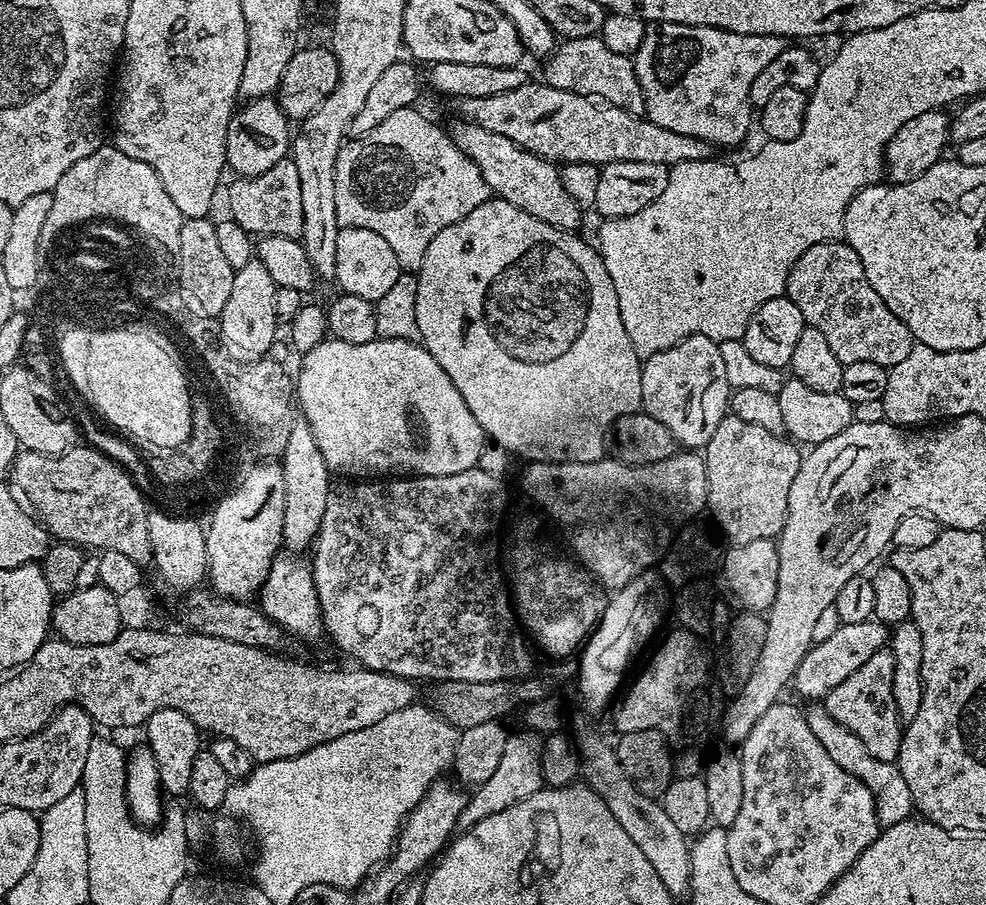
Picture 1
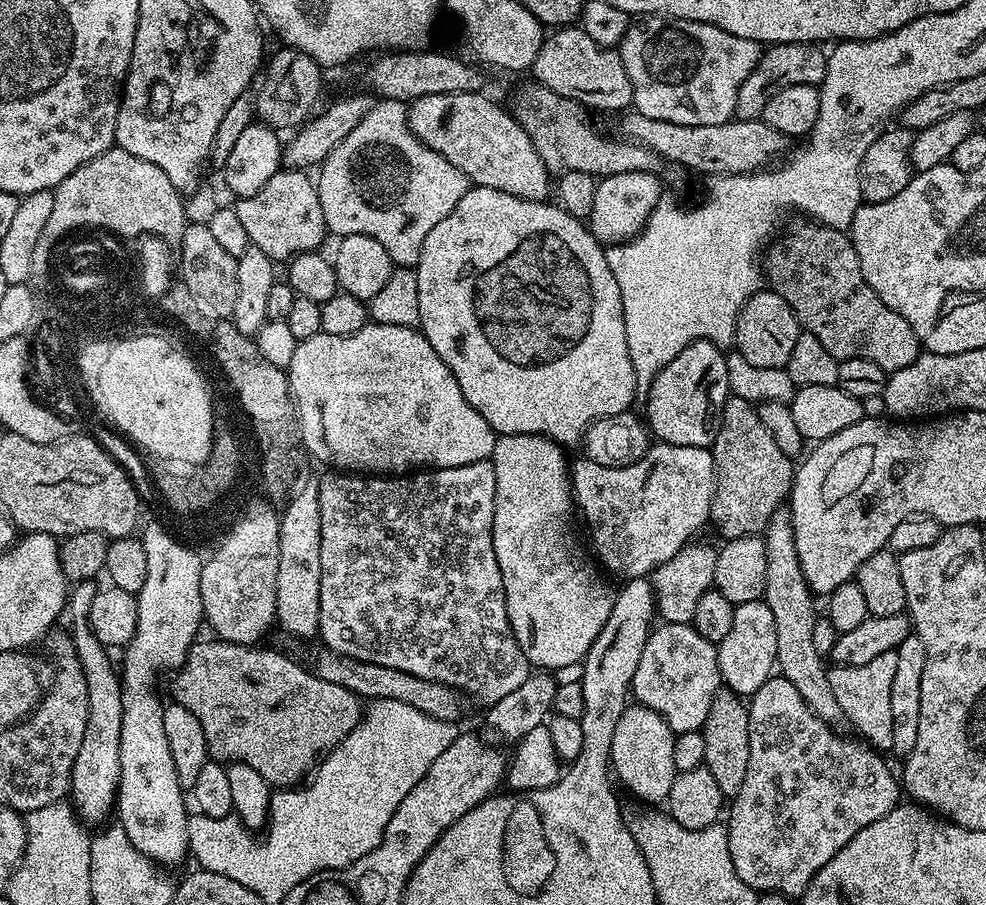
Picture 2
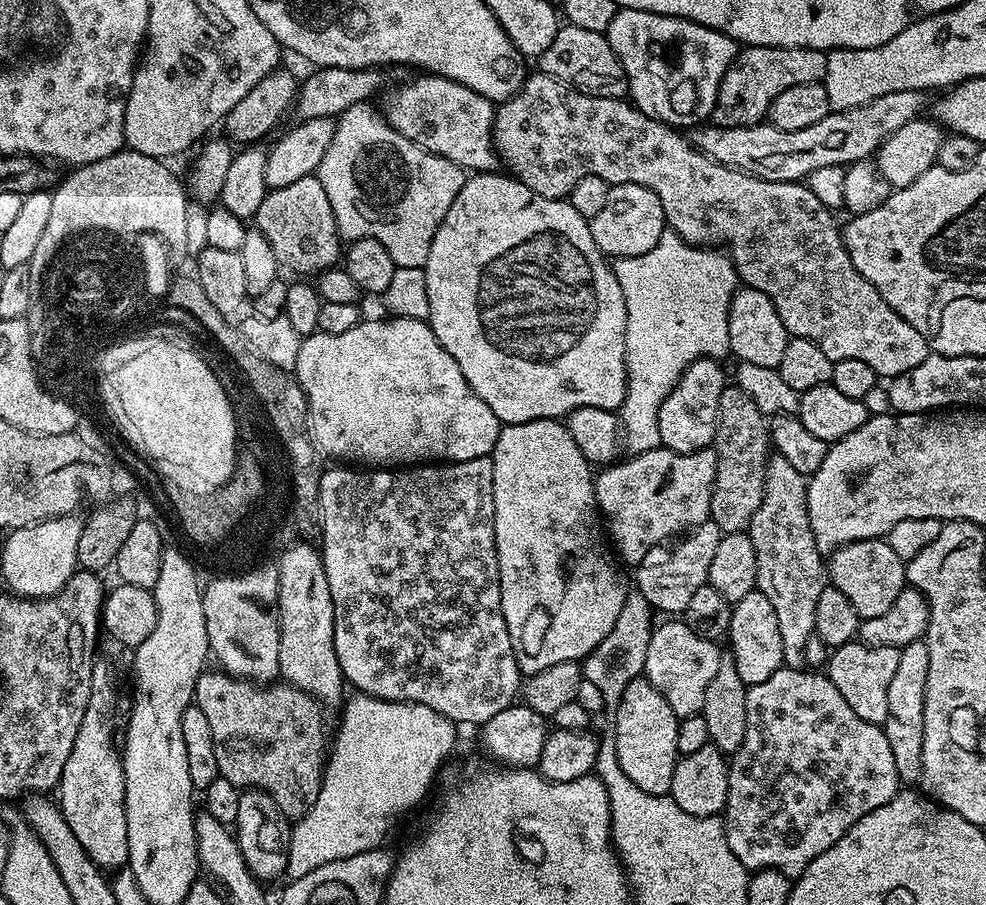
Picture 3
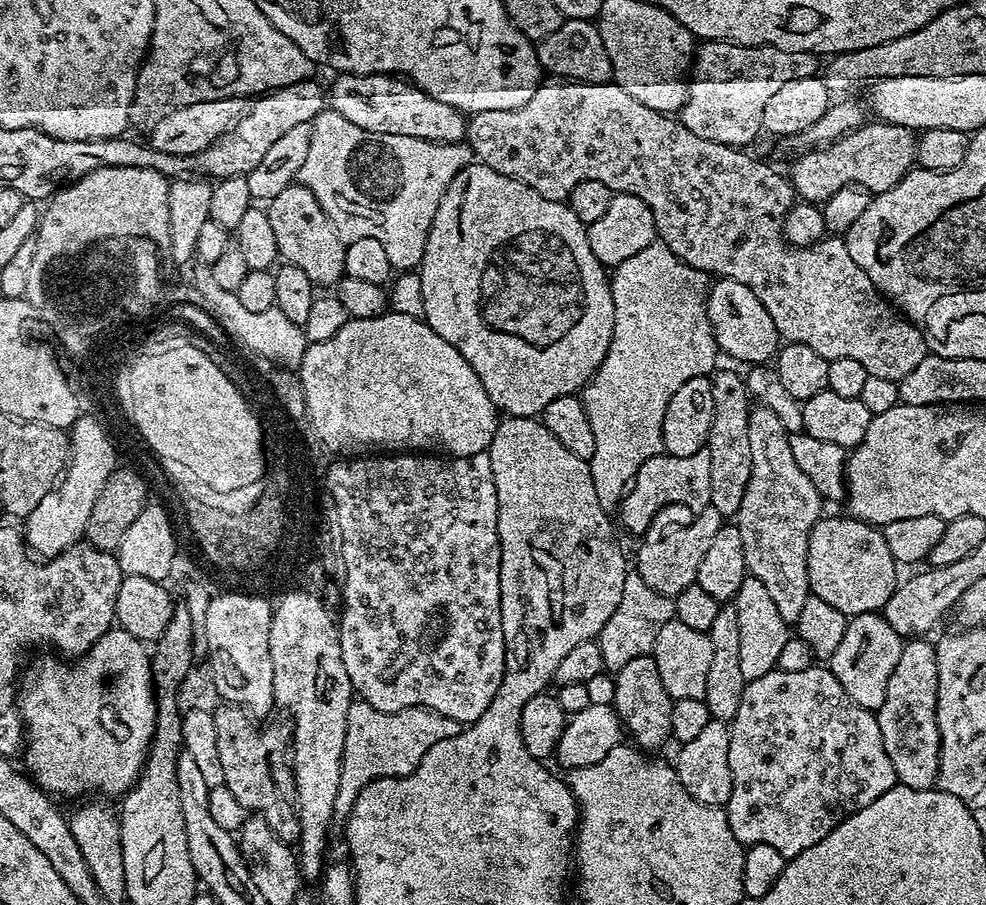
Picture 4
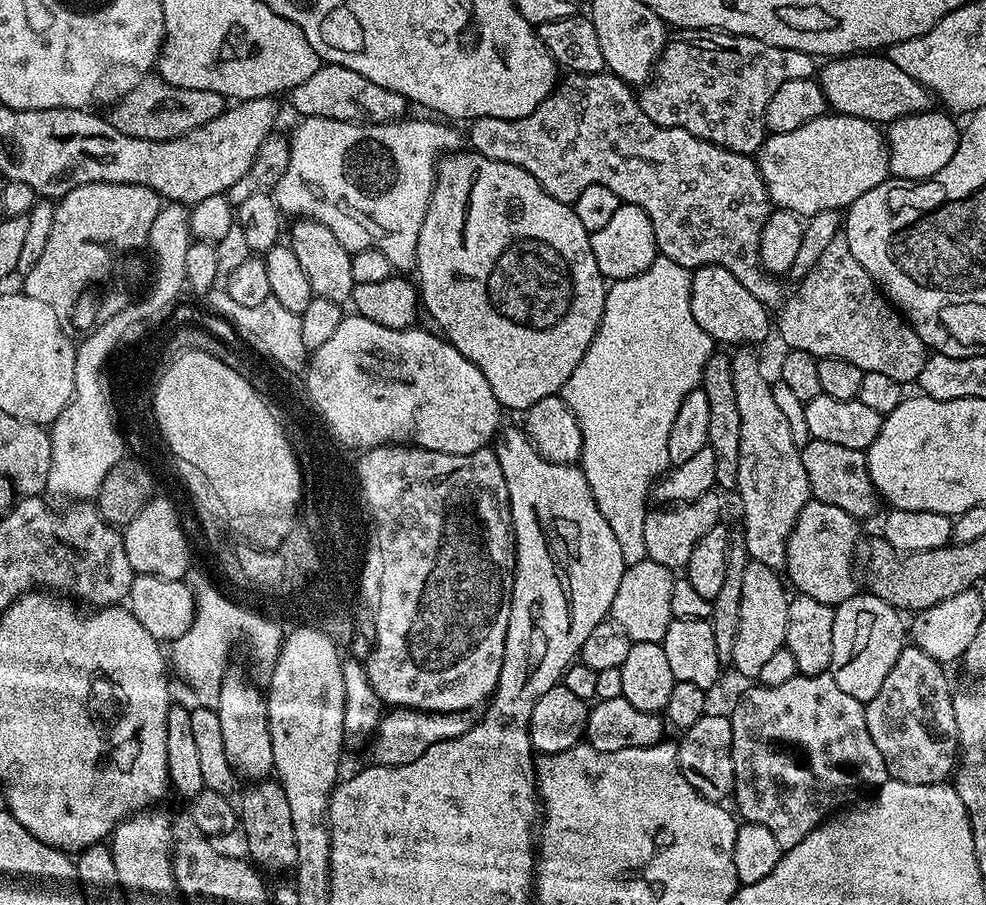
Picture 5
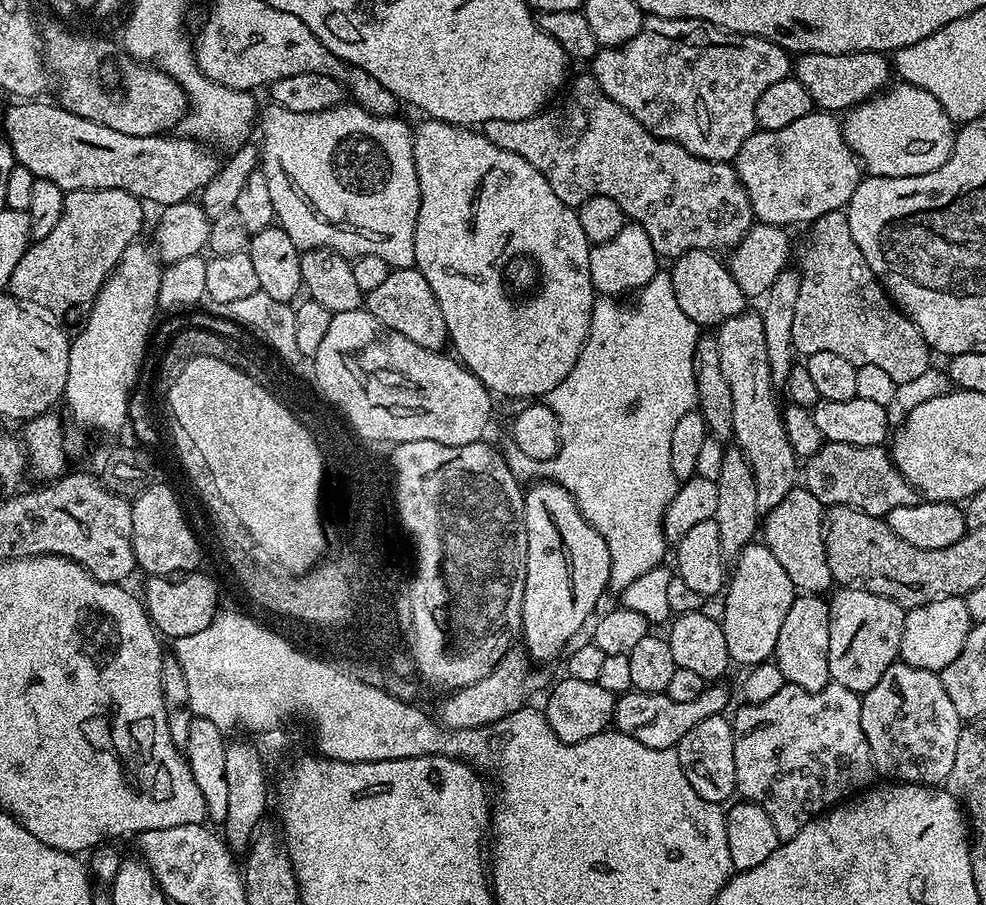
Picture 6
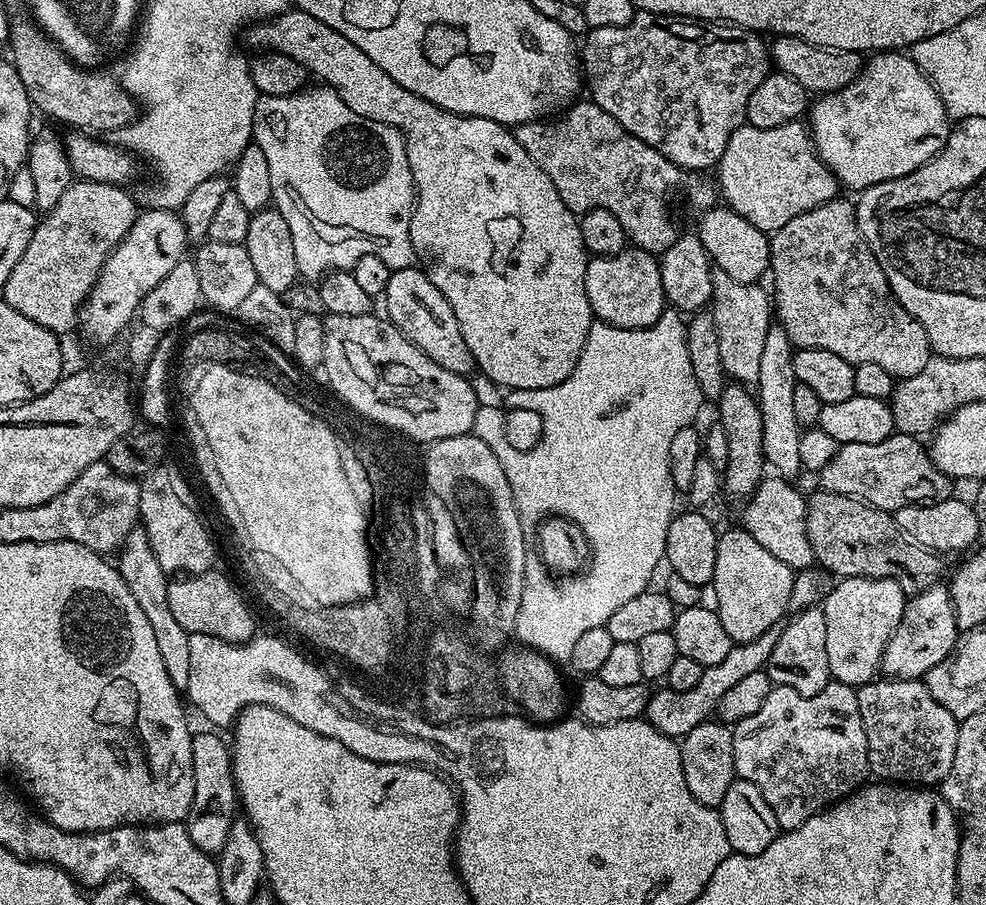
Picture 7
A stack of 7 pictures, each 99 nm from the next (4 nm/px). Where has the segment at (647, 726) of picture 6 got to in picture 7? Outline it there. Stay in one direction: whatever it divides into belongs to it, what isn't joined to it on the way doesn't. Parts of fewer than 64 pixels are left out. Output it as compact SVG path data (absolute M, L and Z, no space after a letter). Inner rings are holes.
M771 631L765 636L759 636L757 640L751 640L745 644L737 644L730 650L730 654L726 654L726 658L722 662L704 669L702 678L693 689L685 692L675 692L670 687L665 687L664 692L653 691L648 698L648 708L646 711L646 719L662 734L673 738L682 738L686 734L690 734L690 730L694 730L694 726L705 723L709 719L708 716L719 709L722 698L732 686L742 682L742 678L746 678L749 674L761 671L767 665L770 654L776 645L777 633Z

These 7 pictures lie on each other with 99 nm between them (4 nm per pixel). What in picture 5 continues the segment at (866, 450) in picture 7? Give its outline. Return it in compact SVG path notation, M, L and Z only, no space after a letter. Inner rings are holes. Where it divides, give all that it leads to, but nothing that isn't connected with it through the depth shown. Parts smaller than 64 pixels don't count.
M809 439L800 449L800 457L815 499L830 506L838 506L838 510L846 510L846 514L857 518L865 518L864 516L875 510L876 504L878 505L878 493L868 476L867 455L861 449L834 446L834 442Z

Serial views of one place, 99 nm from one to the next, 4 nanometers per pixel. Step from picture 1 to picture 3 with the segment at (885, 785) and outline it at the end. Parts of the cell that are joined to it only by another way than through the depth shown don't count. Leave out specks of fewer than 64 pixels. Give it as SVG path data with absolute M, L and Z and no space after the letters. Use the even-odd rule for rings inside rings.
M769 455L764 478L762 502L750 518L747 534L754 542L756 559L756 588L774 606L778 618L778 631L782 638L784 664L790 668L804 668L806 642L814 635L814 610L818 606L818 594L826 586L826 564L814 542L810 530L810 514L806 510L808 481L786 458Z

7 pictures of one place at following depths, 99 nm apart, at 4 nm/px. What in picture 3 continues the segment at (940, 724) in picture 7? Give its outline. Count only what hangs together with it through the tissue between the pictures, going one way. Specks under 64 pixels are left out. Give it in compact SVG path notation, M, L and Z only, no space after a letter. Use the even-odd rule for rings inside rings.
M923 639L910 642L900 649L898 658L898 670L890 682L890 690L886 694L886 722L883 730L886 734L886 742L890 742L890 750L894 753L894 766L898 769L901 781L905 785L912 786L917 783L922 774L922 722L926 710L926 670L930 670L930 650L926 650Z

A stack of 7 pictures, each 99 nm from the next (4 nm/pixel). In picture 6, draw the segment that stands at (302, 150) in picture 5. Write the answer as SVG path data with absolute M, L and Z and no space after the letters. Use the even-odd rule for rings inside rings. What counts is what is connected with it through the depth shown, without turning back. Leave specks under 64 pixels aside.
M345 102L337 108L322 110L312 114L298 114L294 110L286 110L282 106L269 103L268 109L261 114L260 128L264 131L264 148L262 144L262 170L266 174L266 182L270 182L270 202L274 202L276 220L279 227L290 234L290 242L301 250L309 248L329 248L355 258L366 254L378 254L378 258L386 258L389 269L411 268L416 263L414 258L414 230L418 222L418 206L420 205L420 187L418 186L418 170L414 166L414 150L412 149L413 129L407 128L400 118L372 116L352 102Z

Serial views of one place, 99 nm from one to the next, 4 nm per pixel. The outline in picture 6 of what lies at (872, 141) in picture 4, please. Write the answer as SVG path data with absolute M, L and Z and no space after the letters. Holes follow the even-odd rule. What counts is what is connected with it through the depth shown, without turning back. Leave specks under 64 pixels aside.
M814 110L806 114L806 118L798 118L798 122L790 122L790 126L782 126L782 130L752 132L750 138L742 142L742 150L738 150L734 167L742 186L746 186L753 217L762 224L781 226L808 226L813 220L822 218L822 214L847 209L862 179L860 159L854 150L850 150L841 121L833 113L823 110Z

